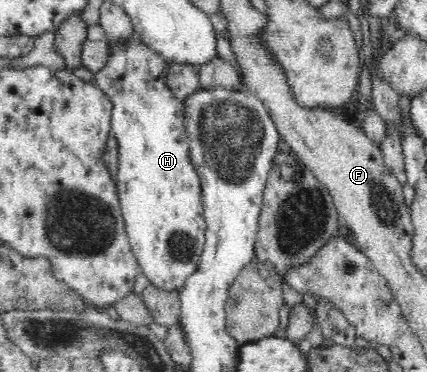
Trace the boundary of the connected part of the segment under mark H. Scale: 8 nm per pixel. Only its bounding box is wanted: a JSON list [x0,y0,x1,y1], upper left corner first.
[91,34,206,290]

